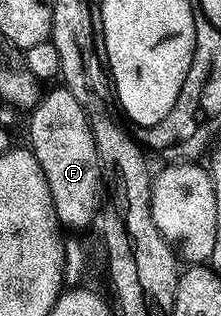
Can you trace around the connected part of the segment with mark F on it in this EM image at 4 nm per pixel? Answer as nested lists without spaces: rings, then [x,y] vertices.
[[[65,86],[48,89],[41,95],[30,115],[30,143],[35,158],[50,186],[56,216],[63,227],[82,228],[96,216],[98,190],[102,175],[94,148],[88,116]]]

